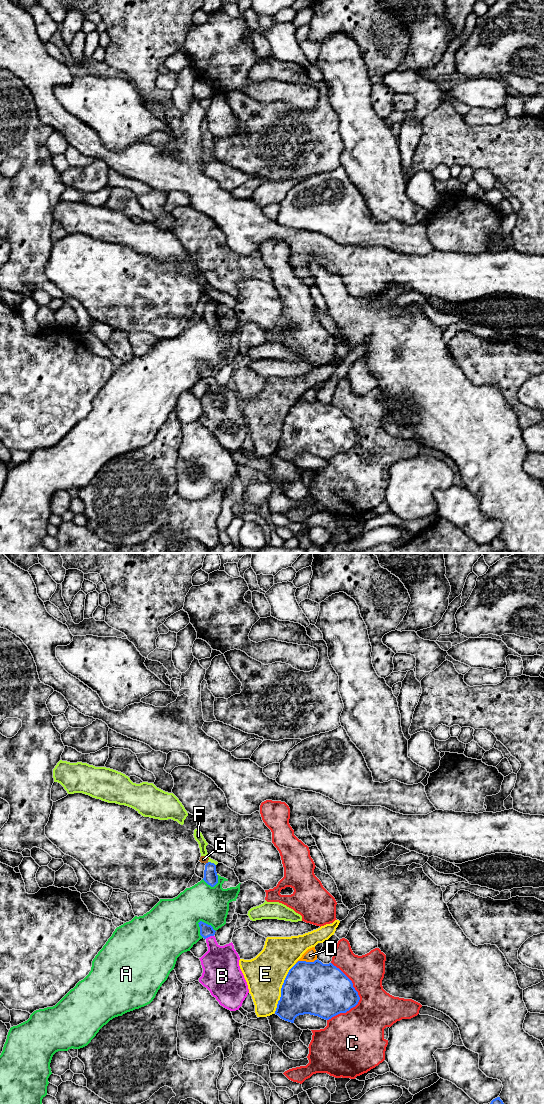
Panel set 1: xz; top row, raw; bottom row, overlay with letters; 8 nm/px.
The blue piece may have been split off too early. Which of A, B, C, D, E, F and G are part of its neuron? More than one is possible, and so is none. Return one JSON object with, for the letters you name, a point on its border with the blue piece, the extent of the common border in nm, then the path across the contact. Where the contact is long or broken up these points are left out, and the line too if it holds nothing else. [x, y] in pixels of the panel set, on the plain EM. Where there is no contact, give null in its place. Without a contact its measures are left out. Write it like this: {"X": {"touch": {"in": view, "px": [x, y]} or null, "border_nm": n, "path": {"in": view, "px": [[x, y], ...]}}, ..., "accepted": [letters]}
{"accepted": []}

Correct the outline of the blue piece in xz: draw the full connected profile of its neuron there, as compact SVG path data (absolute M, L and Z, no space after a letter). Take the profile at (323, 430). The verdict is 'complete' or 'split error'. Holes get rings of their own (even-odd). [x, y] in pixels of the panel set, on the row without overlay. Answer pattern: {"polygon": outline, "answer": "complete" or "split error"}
{"polygon": "M318 399L314 402L298 401L284 420L275 454L291 463L294 463L297 456L304 454L329 460L340 453L346 453L355 447L359 440L352 421L332 403L323 404Z", "answer": "complete"}

